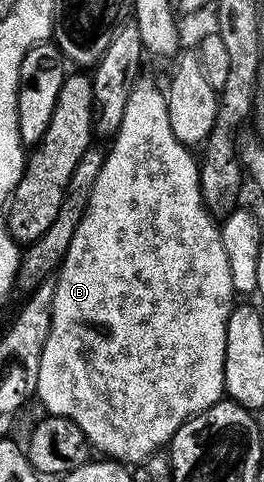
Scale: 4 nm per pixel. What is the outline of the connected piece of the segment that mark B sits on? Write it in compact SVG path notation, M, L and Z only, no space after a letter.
M146 76L135 79L129 104L125 104L121 128L110 146L111 151L108 149L103 159L101 176L97 176L97 184L93 184L89 208L85 208L85 216L81 216L81 224L77 224L77 232L73 232L73 240L54 275L53 320L49 324L49 340L45 340L45 348L41 352L41 372L37 372L37 388L34 393L47 414L73 420L73 424L81 428L92 451L99 453L100 450L104 459L120 464L138 464L151 454L162 451L170 443L177 428L181 428L181 424L189 421L194 414L205 412L205 408L224 397L227 321L237 295L233 288L233 276L229 272L229 256L225 256L220 223L207 211L201 196L199 162L196 155L194 158L191 155L194 153L179 142L177 136L173 136L173 128L169 128L166 93L160 87L158 90L153 79Z

